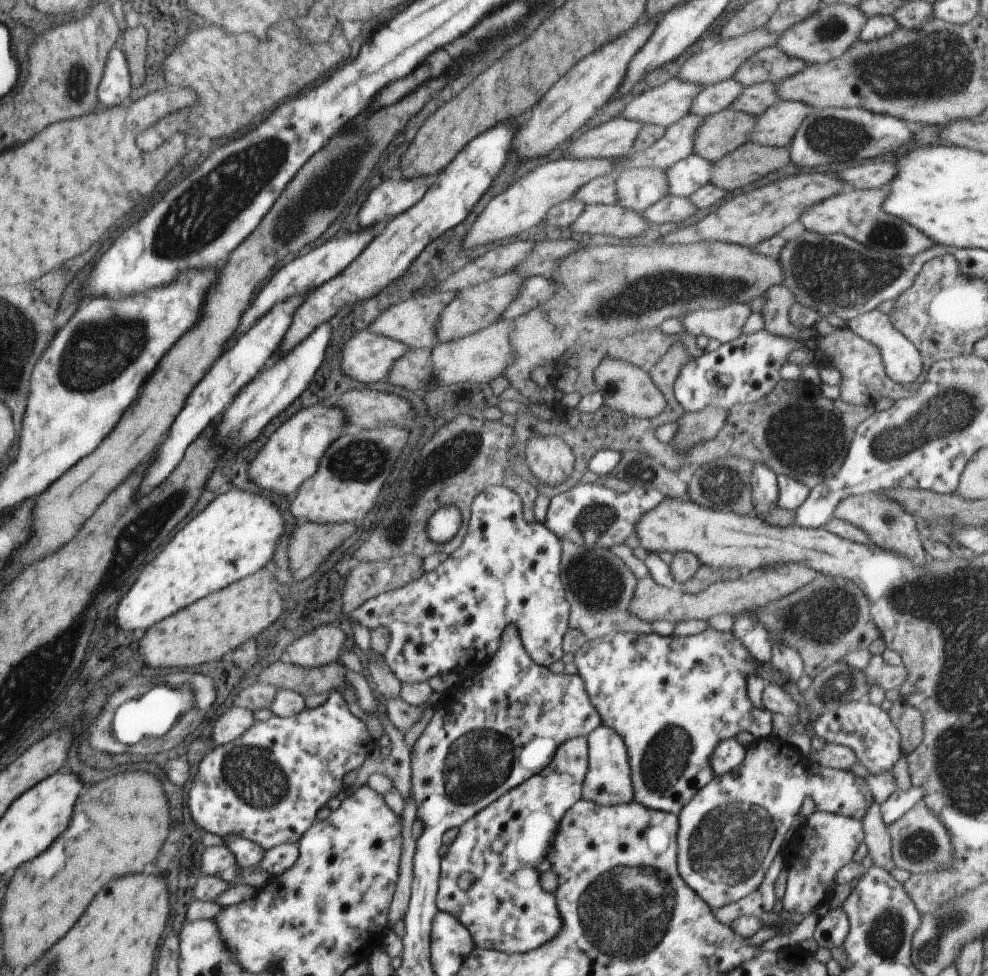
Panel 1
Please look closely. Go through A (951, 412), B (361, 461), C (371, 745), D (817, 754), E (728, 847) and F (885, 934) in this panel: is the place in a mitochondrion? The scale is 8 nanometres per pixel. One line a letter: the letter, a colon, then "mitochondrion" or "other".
A: mitochondrion
B: mitochondrion
C: other
D: other
E: mitochondrion
F: mitochondrion

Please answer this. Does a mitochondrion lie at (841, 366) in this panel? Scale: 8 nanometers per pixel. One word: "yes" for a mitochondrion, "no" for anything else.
no

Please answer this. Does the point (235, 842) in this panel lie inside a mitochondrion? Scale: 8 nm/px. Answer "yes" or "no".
no

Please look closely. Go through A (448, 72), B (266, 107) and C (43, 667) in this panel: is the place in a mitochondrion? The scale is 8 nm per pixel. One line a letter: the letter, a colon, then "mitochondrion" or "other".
A: other
B: other
C: mitochondrion

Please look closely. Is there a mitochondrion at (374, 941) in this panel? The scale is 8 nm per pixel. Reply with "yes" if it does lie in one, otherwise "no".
no

